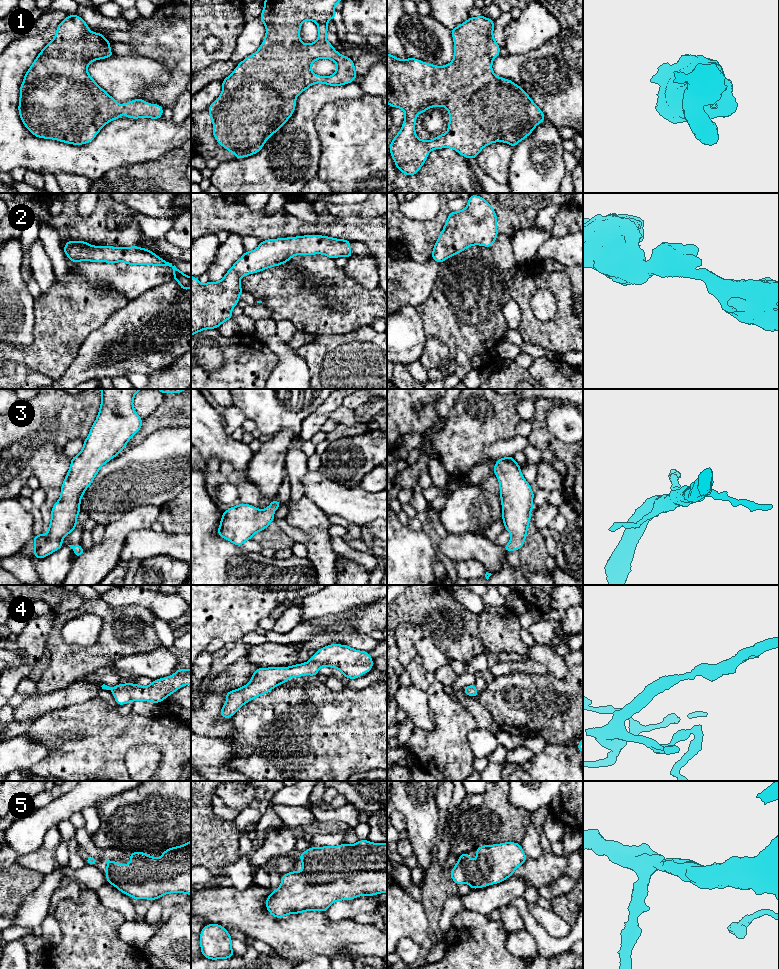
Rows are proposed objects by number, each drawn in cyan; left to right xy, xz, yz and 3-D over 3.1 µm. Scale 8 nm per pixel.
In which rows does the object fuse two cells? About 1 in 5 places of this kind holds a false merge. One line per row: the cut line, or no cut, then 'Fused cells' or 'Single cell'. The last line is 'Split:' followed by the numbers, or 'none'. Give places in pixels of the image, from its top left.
1: No split. Single cell
2: No split. Single cell
3: No split. Single cell
4: No split. Single cell
5: No split. Single cell
Split: none

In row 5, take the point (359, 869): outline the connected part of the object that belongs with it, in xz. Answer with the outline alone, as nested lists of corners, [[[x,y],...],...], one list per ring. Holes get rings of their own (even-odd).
[[[360,840],[356,844],[334,847],[310,847],[299,855],[303,869],[292,871],[281,878],[280,887],[271,891],[266,909],[276,918],[305,911],[322,911],[336,901],[352,900],[365,895],[387,892],[387,844]]]

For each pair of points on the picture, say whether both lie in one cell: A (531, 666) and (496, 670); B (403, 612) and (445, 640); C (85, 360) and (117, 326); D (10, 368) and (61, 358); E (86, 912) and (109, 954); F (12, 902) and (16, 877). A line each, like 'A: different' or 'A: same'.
A: same
B: same
C: same
D: different
E: same
F: same

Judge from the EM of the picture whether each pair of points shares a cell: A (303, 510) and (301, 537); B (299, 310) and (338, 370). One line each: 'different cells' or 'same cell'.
A: different cells
B: different cells

